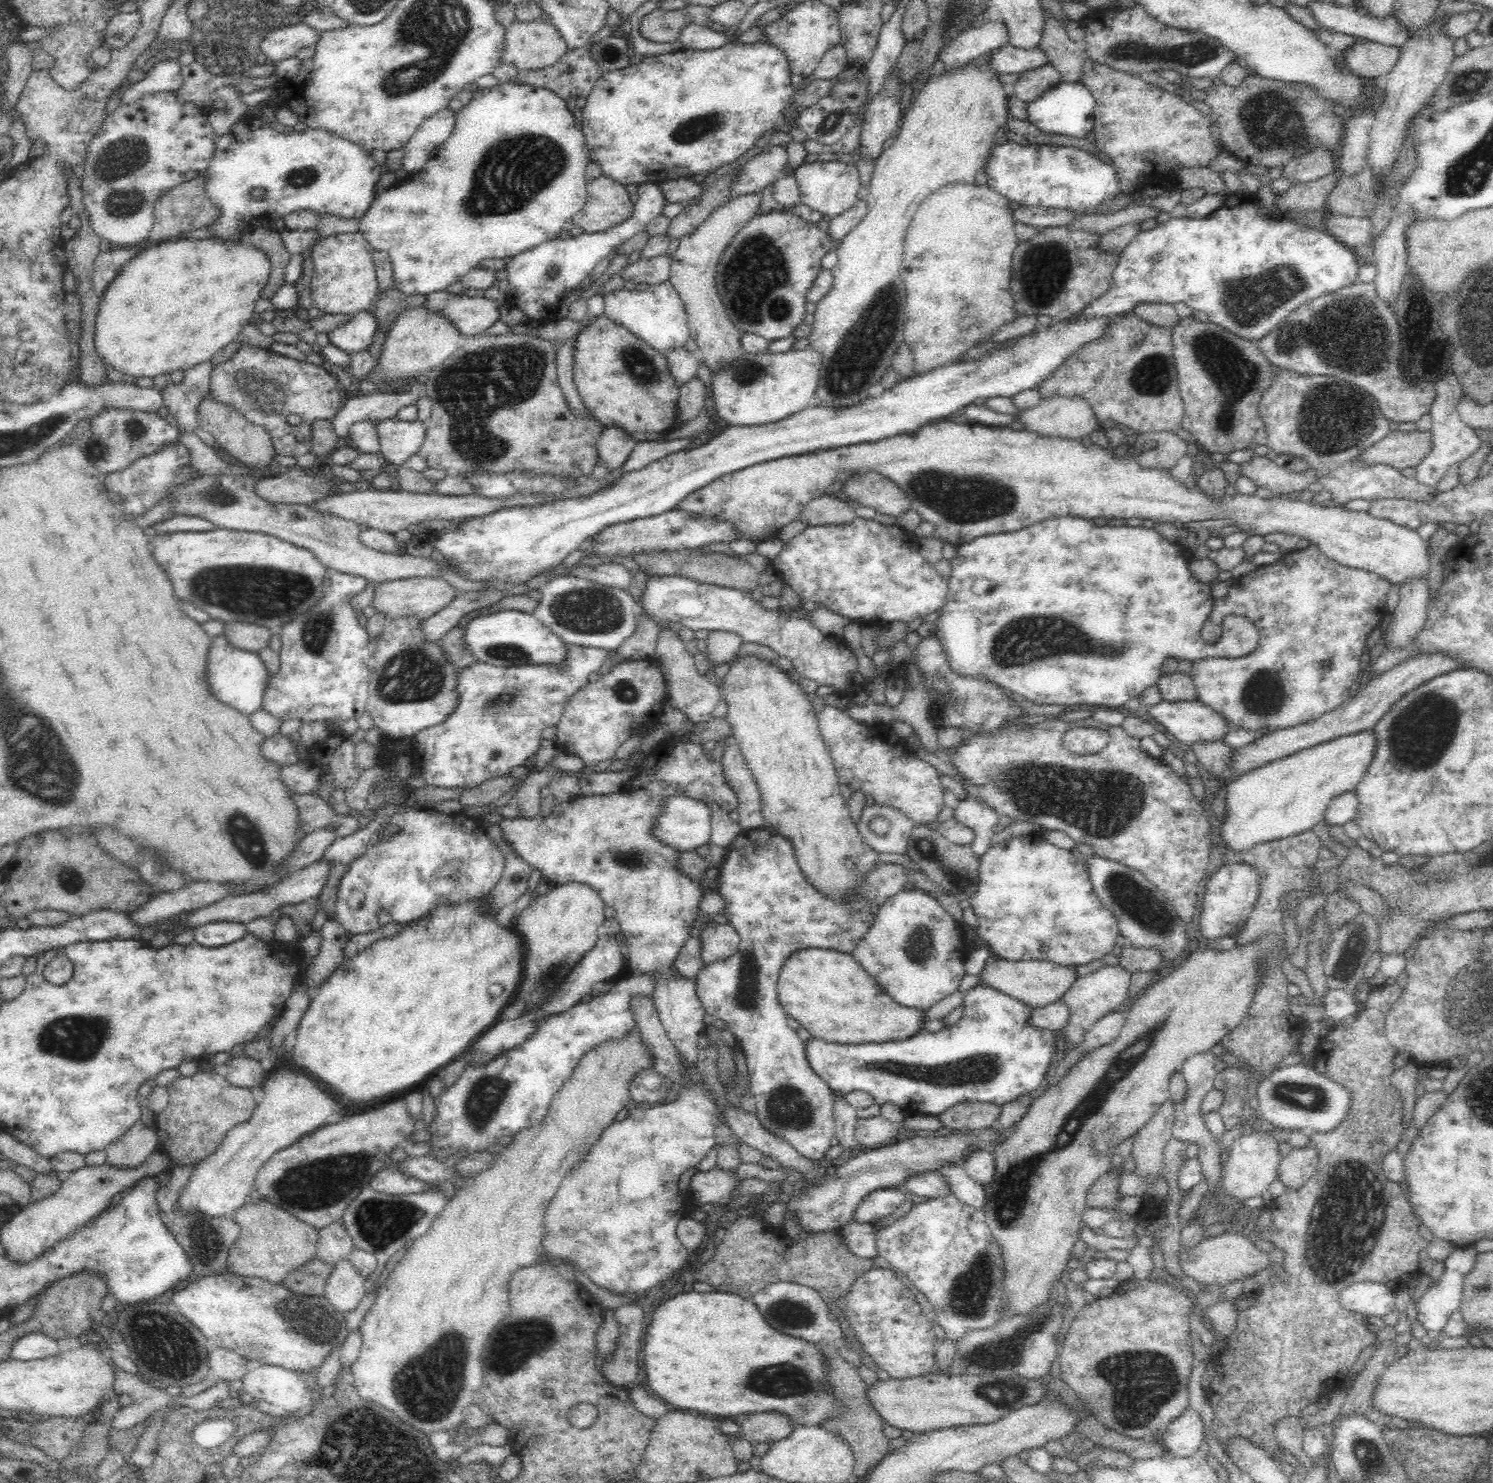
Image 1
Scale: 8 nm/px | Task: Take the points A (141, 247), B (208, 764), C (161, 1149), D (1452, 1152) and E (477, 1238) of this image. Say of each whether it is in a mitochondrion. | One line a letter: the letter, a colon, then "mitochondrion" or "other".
A: other
B: other
C: other
D: other
E: other

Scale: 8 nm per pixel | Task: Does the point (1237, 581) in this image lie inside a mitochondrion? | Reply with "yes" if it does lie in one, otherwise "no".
no

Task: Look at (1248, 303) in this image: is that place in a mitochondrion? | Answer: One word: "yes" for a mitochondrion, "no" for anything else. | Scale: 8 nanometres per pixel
yes

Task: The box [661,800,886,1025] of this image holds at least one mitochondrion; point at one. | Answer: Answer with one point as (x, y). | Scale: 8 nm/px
(747, 992)

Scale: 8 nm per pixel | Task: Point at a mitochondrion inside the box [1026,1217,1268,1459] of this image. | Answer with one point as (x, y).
(1134, 1375)

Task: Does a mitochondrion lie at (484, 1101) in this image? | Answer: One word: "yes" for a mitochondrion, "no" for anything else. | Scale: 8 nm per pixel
yes

